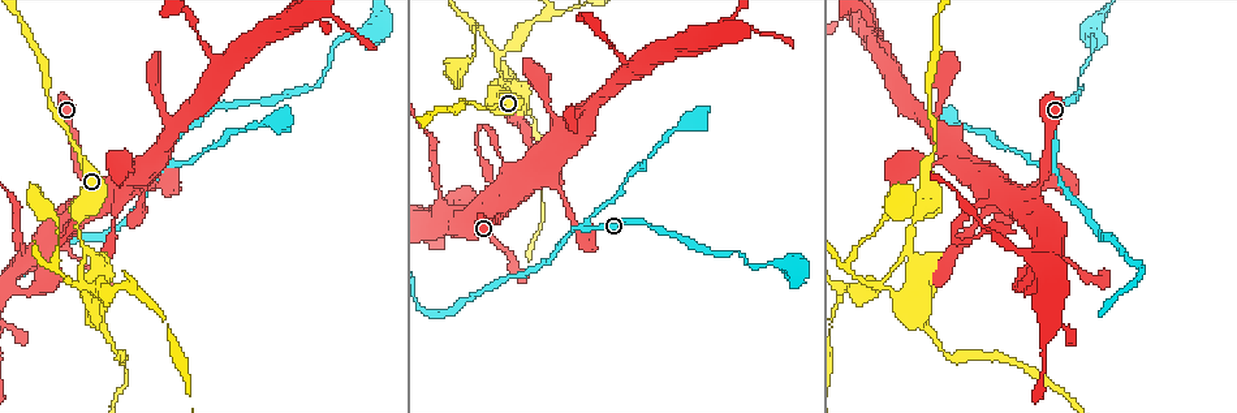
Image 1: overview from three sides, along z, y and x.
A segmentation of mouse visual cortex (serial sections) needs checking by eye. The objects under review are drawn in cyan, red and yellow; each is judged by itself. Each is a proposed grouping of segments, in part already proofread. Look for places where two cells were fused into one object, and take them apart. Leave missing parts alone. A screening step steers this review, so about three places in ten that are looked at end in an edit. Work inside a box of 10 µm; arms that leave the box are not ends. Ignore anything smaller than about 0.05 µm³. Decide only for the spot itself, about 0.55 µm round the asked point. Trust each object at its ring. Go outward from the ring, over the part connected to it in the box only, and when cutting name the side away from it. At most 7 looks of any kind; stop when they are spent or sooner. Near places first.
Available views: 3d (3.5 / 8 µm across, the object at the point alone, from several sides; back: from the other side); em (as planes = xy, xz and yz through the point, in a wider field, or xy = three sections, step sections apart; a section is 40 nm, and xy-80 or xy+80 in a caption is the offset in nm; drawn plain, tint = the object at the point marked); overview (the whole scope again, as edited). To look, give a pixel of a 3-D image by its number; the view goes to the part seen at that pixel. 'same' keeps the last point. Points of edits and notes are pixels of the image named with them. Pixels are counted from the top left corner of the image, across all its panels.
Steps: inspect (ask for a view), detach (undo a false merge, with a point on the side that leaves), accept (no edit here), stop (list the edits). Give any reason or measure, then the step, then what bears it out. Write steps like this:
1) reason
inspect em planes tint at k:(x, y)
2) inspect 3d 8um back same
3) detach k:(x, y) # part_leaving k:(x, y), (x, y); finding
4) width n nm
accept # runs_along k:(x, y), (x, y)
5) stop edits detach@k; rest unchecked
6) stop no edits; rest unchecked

sudden change in width
inspect 3d 3.5um at 1:(982, 200)

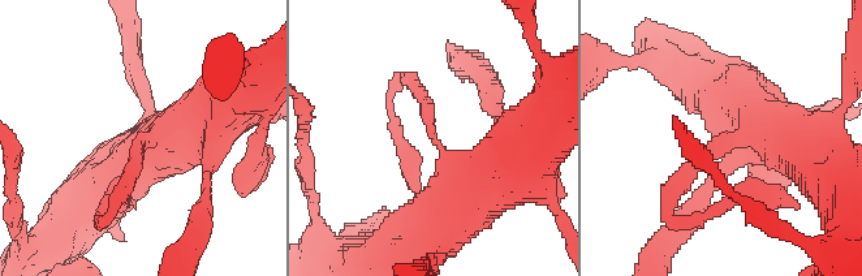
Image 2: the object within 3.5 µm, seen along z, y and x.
arm_widths 200, 700 nm; now the EM
inspect em xy step 3 plain at 2:(434, 141)

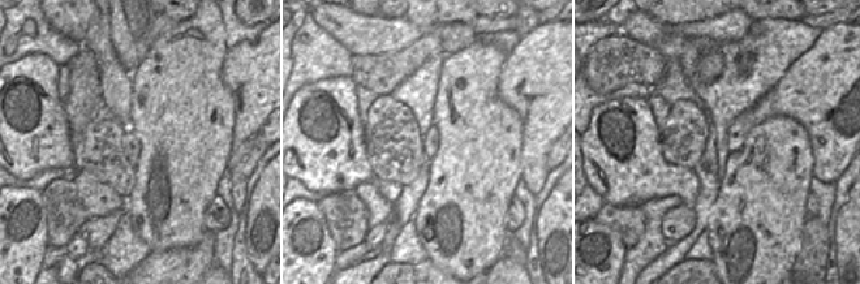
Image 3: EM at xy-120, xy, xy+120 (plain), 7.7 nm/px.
with the object marked
inspect em xy step 3 tint same

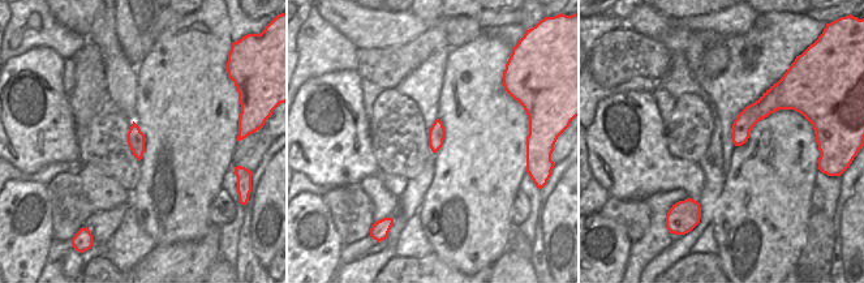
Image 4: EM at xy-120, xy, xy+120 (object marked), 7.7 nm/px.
accept # one cell here

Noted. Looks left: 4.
inspect 3d 3.5um at 1:(583, 227)

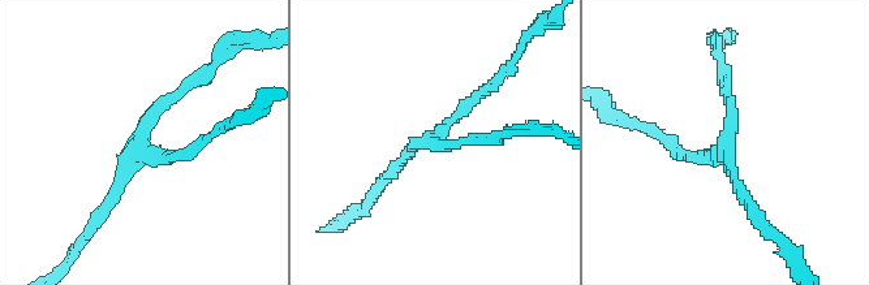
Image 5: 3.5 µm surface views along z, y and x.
arms 3; arm_widths 150, 150, 150 nm
inspect em xy step 2 tint at 5:(138, 140)

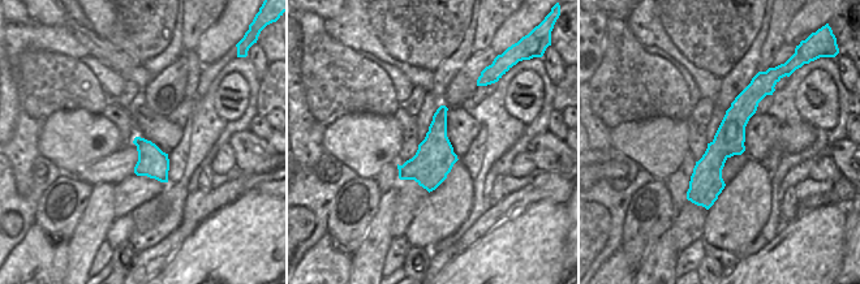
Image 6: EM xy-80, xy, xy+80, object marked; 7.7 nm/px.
accept # runs_along 6:(760, 84), (695, 199); continuous, no second cell

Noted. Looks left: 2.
sudden change in width
inspect 3d 3.5um at 1:(19, 248)

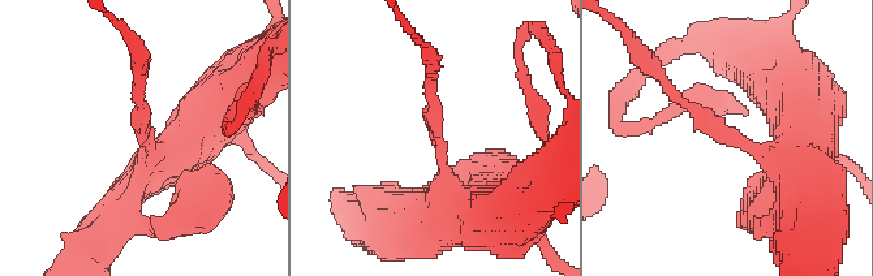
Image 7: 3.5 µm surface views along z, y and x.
arm_widths 150, 400 nm
inspect em xy step 2 tint at 7:(442, 145)

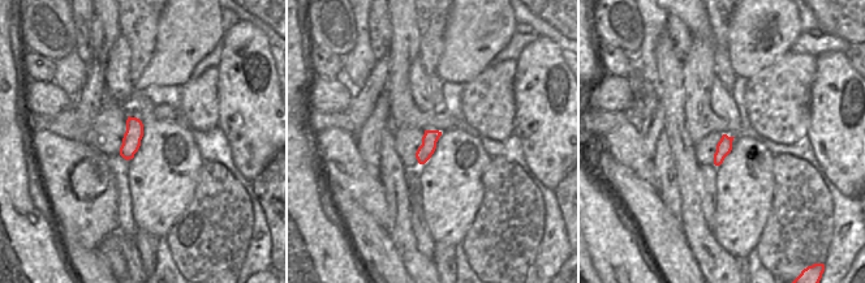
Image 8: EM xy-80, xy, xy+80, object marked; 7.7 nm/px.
accept # runs_along 7:(811, 146), (761, 154), (667, 86); one cell here

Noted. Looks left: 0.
stop no edits; rest unchecked

